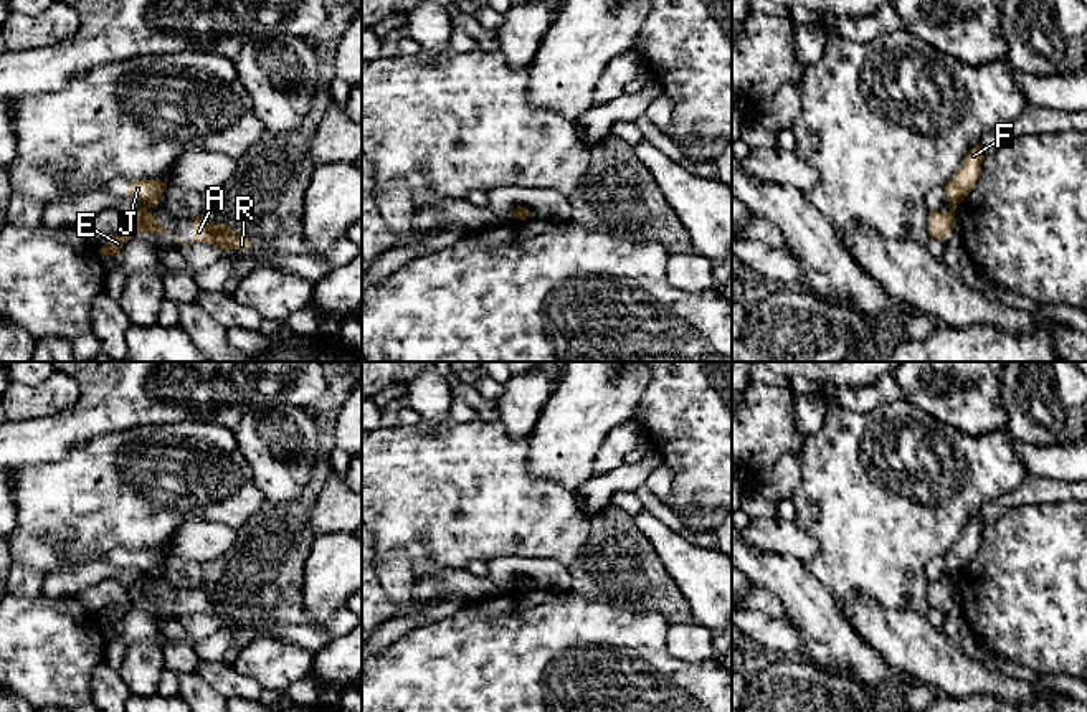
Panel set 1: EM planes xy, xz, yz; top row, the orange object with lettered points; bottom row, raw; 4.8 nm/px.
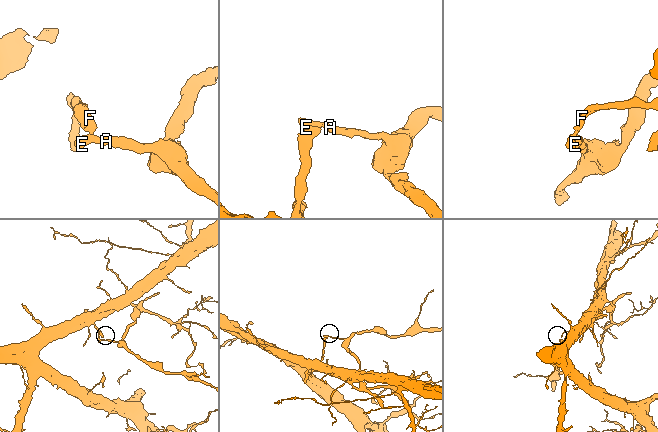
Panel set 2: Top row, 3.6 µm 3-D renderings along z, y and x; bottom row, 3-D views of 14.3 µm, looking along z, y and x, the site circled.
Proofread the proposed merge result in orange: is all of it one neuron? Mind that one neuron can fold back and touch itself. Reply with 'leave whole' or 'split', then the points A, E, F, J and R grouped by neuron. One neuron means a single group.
split | A E R / F J

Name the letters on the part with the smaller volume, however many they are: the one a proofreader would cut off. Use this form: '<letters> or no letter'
A, E, R

